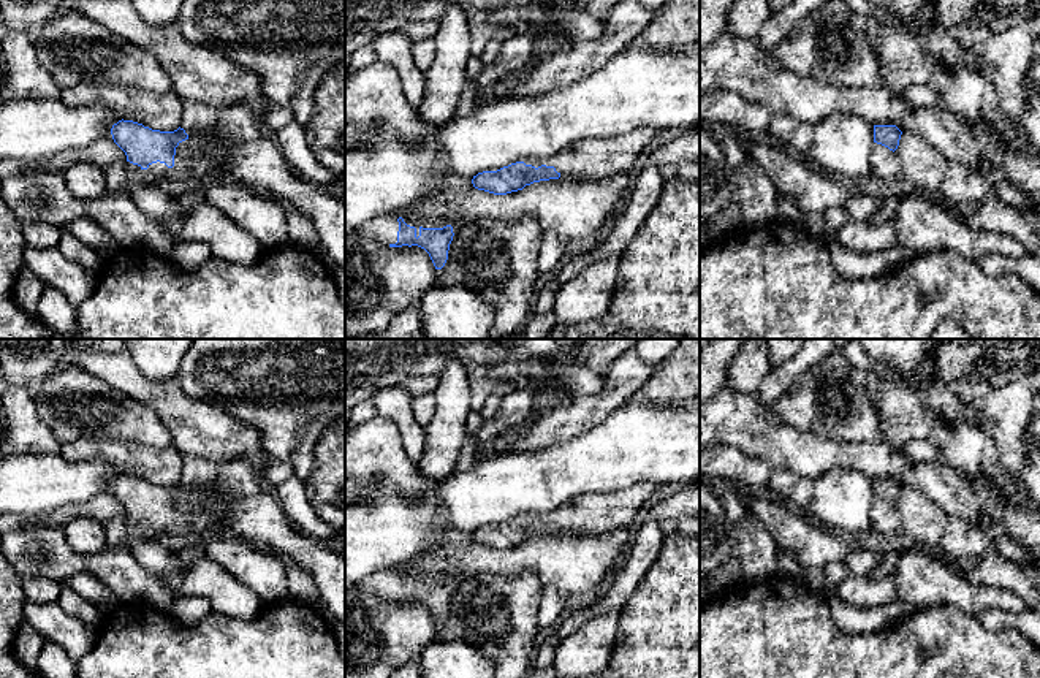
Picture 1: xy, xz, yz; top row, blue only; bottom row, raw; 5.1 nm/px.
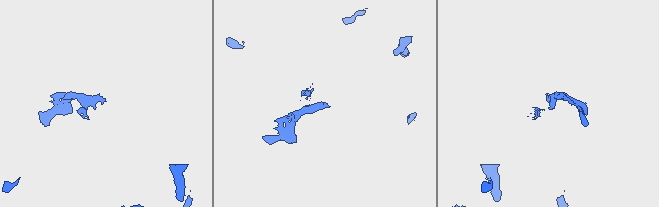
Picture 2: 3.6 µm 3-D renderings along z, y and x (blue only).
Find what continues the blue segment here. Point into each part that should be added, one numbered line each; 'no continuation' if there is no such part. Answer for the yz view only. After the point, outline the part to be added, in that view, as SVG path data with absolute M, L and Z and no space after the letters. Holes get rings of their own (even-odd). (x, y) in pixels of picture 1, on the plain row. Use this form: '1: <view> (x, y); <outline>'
1: yz (885, 518); M874 497L872 531L877 534L902 535L902 520L898 504L893 507L885 501Z

